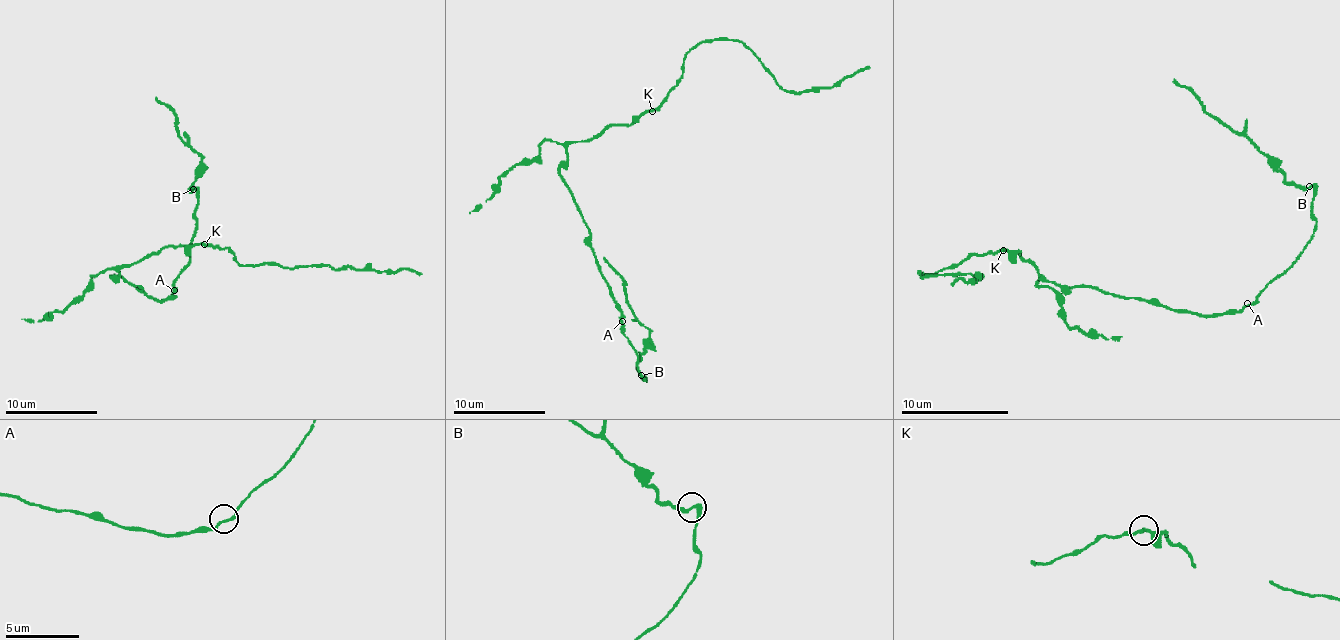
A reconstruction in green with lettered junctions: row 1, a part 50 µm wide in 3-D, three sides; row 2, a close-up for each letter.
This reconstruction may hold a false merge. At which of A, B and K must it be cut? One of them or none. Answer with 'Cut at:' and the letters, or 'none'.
Cut at: none

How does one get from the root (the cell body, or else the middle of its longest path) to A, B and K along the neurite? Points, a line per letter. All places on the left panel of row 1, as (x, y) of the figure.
A: (123, 279), (139, 286), (155, 300), (171, 297), (174, 290)
B: (123, 279), (155, 300), (174, 295), (174, 281), (190, 260), (190, 242), (197, 228), (197, 191), (192, 189)
K: (123, 279), (111, 277), (116, 277), (125, 265), (139, 263), (164, 246), (204, 244)

